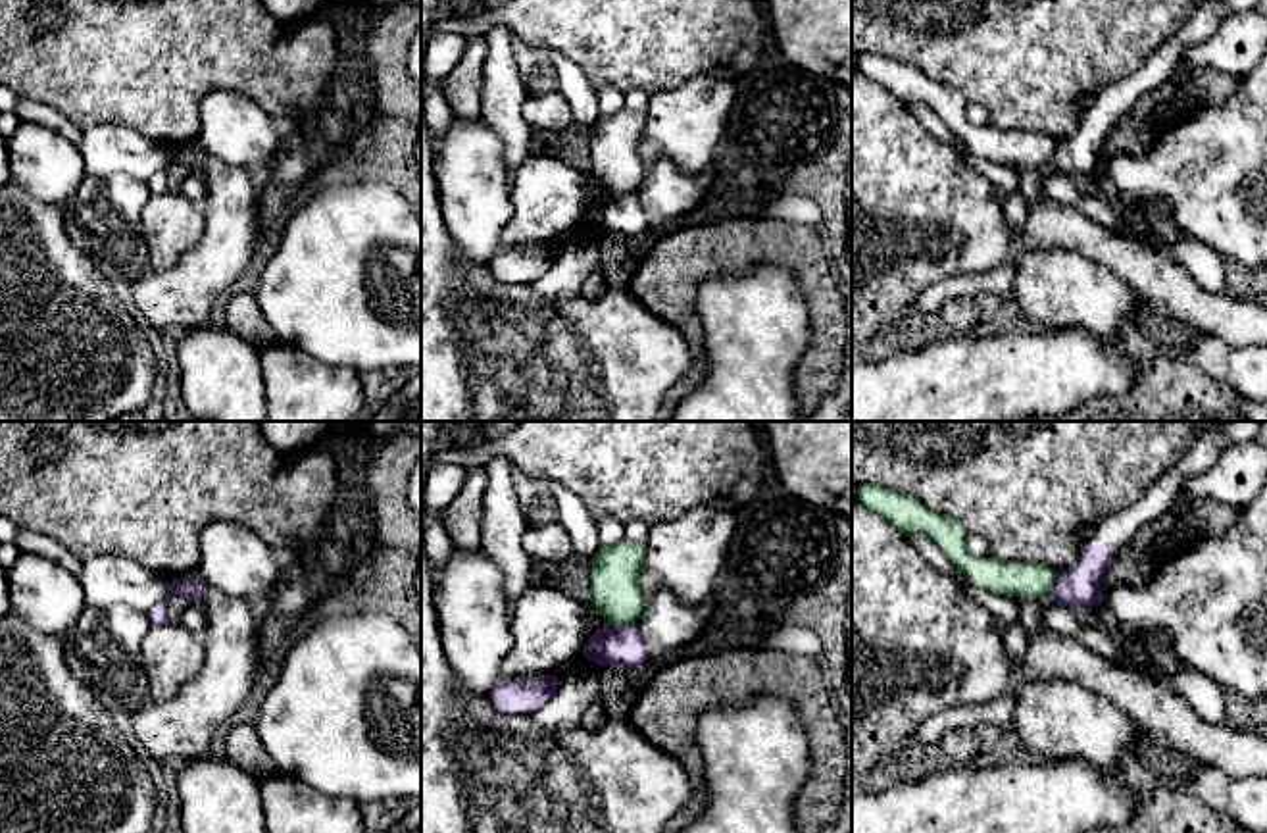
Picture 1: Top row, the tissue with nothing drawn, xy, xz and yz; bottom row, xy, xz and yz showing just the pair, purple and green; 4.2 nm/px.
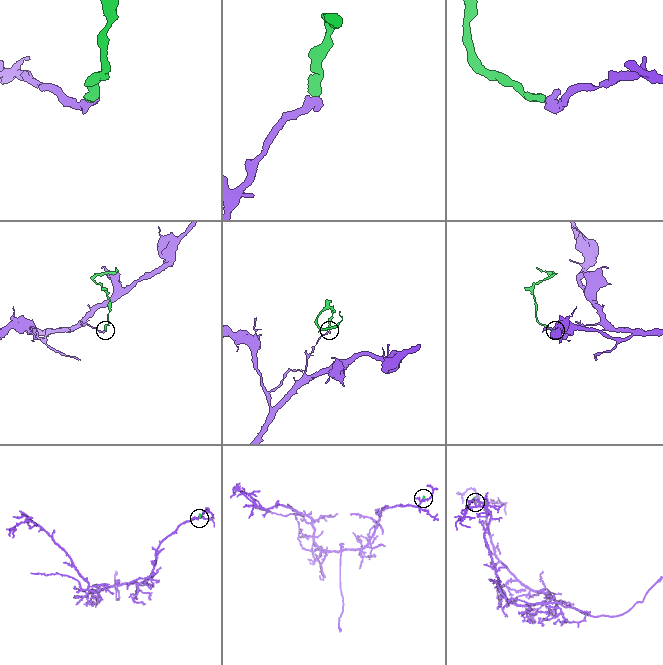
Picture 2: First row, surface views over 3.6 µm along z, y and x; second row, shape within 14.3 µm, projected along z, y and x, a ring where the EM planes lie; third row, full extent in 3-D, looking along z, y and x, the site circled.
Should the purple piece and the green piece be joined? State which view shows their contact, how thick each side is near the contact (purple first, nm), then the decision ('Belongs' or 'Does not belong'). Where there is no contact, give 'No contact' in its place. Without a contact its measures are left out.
Touches purple in xz. Thickness 180 nm (purple) against 200 nm. Does not belong

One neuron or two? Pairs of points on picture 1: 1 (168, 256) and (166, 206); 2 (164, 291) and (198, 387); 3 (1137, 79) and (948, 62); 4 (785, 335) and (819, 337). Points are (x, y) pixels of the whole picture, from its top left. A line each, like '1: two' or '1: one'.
1: one
2: two
3: two
4: two

